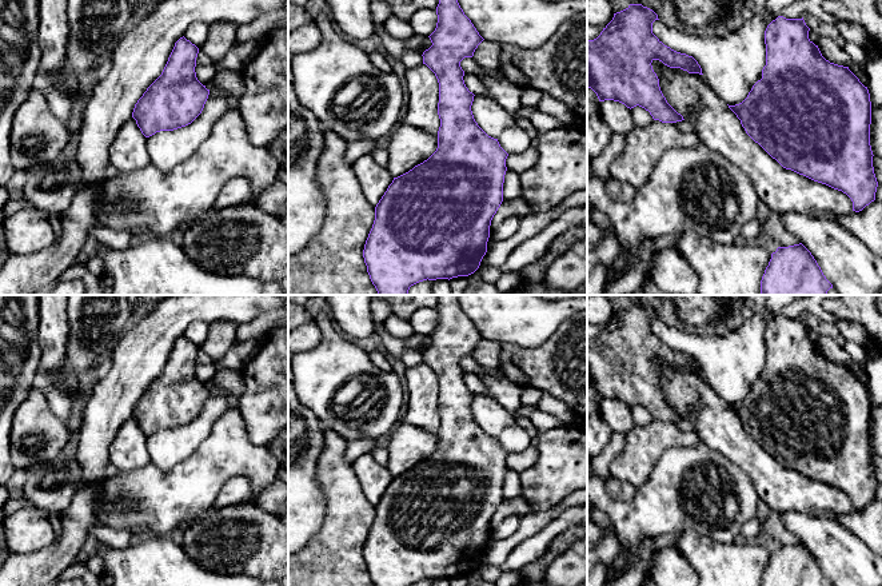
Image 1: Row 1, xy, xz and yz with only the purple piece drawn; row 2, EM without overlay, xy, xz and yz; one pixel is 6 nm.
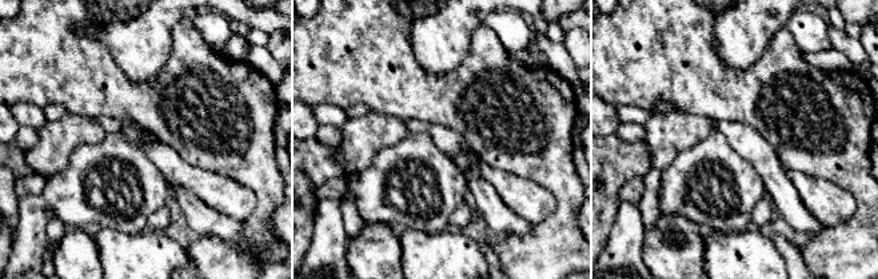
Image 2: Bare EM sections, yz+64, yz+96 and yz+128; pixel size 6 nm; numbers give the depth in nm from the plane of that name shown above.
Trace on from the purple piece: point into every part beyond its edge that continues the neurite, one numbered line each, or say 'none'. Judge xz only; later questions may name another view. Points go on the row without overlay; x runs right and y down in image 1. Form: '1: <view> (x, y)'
none

